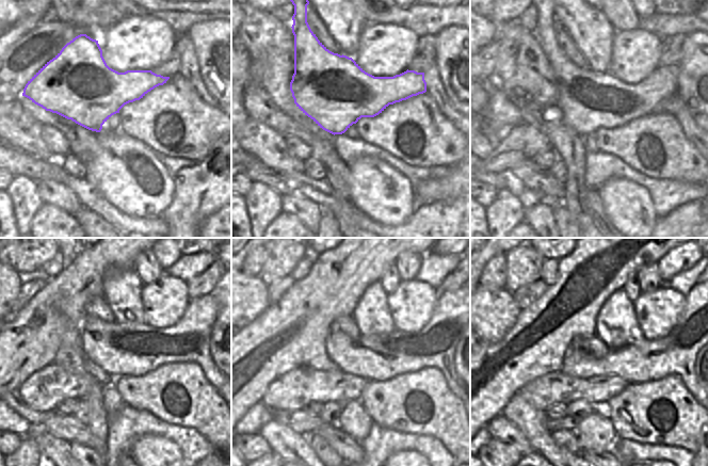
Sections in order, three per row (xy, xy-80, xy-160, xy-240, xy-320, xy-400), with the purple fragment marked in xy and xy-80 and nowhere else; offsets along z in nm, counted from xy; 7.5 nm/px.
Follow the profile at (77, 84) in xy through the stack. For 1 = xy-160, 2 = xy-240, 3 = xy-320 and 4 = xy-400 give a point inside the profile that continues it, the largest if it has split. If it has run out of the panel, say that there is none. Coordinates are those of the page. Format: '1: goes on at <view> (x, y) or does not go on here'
1: goes on at xy-160 (589, 100)
2: goes on at xy-240 (132, 349)
3: goes on at xy-320 (380, 357)
4: goes on at xy-400 (674, 354)

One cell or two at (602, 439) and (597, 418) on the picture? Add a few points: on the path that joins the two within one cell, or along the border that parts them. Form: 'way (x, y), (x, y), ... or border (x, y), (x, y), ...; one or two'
way (597, 434), (597, 423); one

